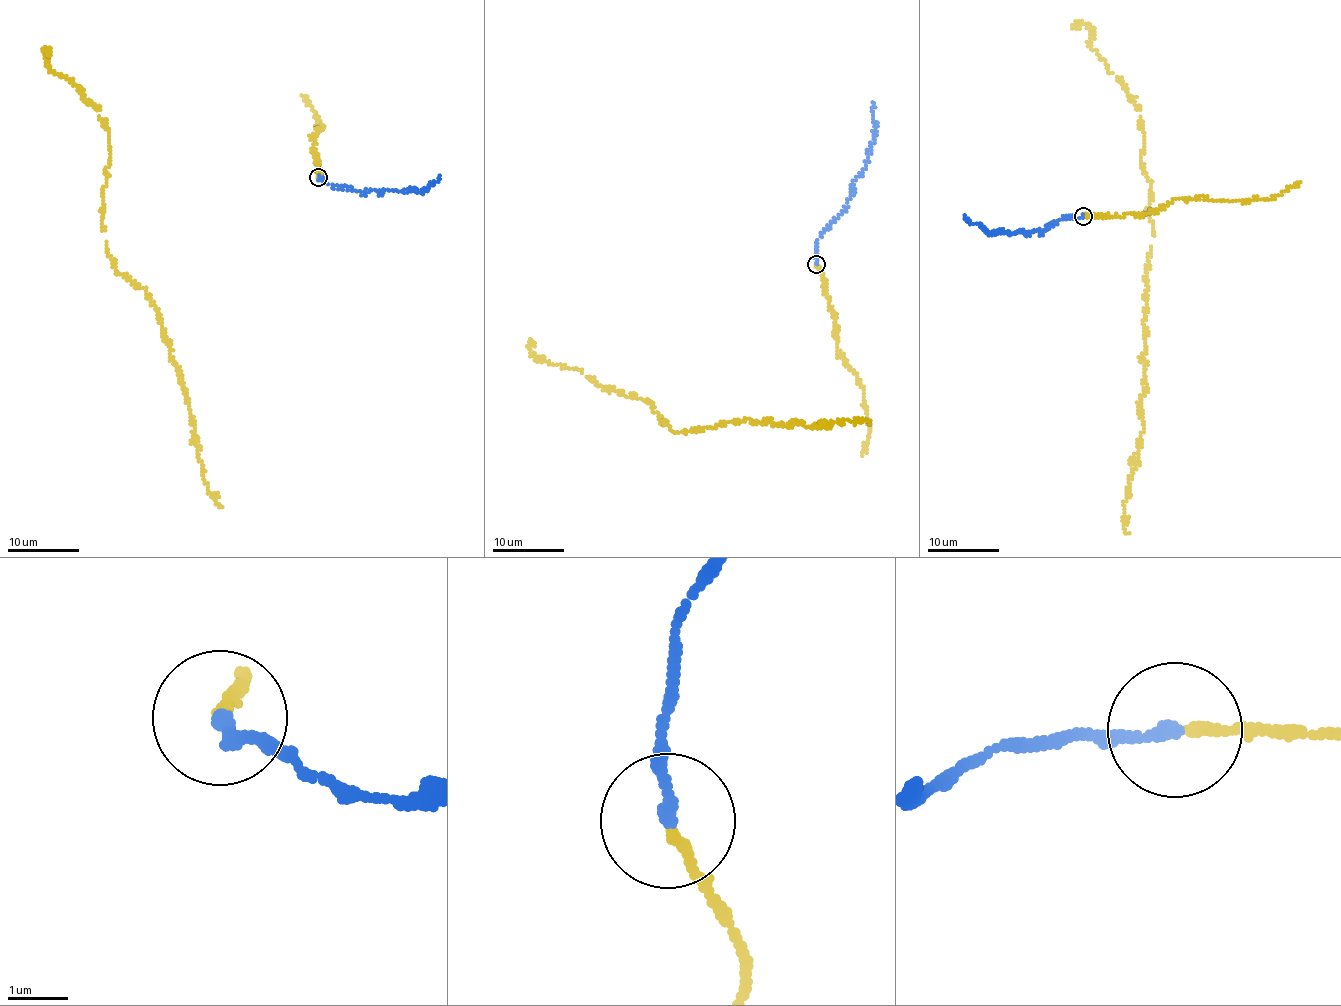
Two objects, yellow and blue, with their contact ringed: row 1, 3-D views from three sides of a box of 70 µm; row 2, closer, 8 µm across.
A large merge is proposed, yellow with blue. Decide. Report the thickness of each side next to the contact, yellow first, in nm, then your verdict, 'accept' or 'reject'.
160 nm thick on the yellow side, 220 nm on the other; accept

